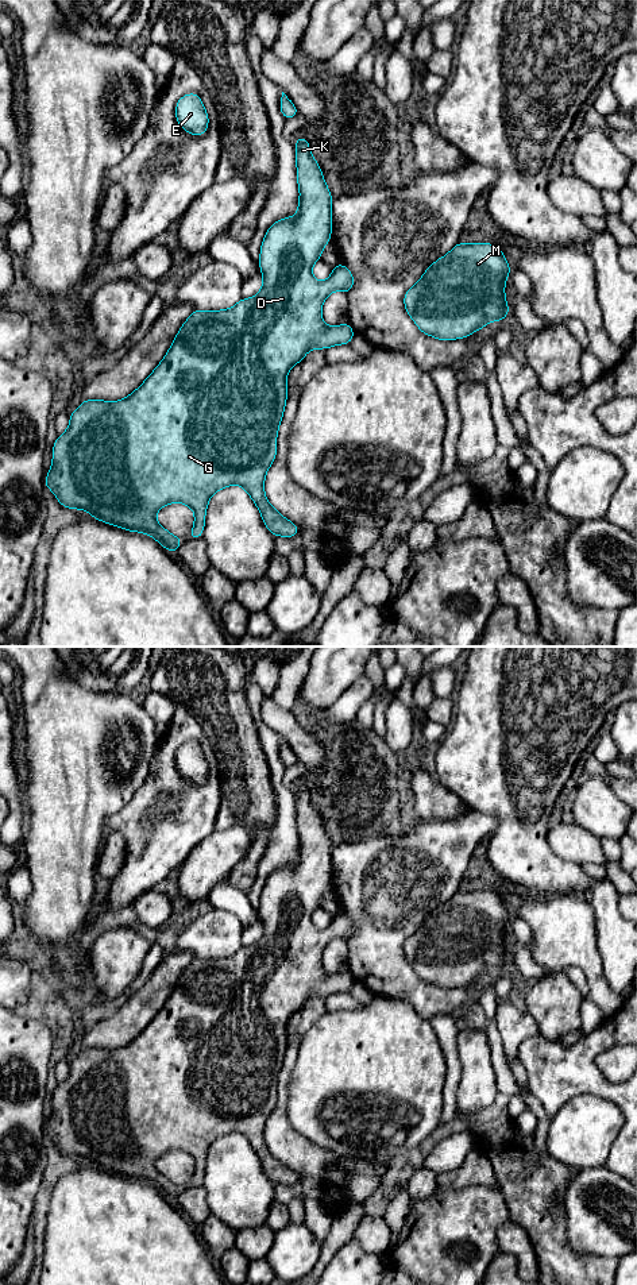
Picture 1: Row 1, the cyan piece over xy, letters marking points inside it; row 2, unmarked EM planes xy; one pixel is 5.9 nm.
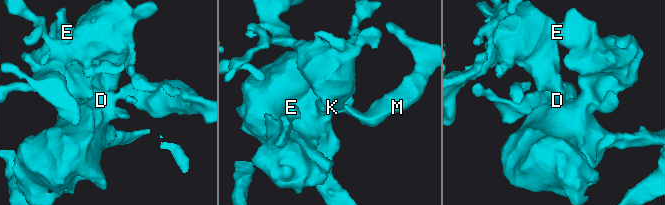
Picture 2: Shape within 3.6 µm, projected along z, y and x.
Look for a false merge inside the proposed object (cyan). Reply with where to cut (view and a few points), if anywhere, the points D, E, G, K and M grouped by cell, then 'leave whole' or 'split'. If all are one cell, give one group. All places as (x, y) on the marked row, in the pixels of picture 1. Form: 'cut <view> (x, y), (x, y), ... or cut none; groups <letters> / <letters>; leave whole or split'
cut none; groups D E G K M; leave whole

